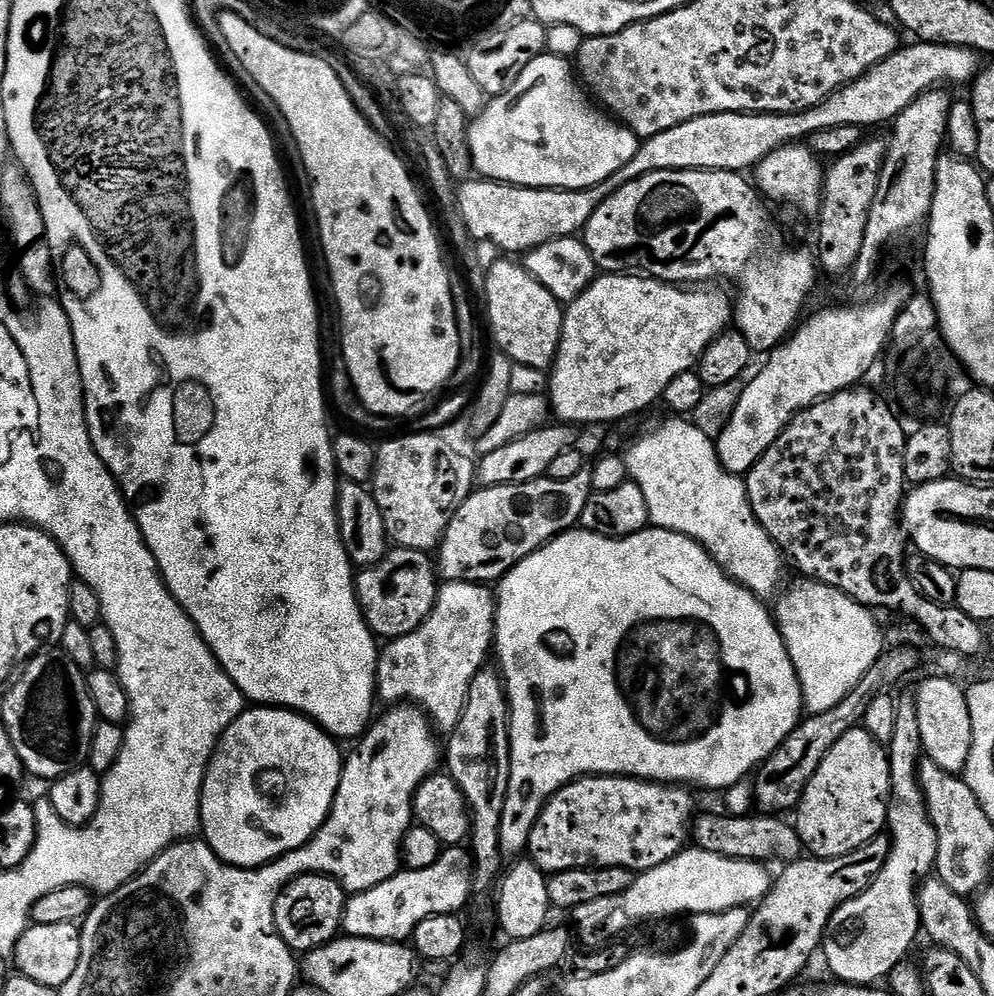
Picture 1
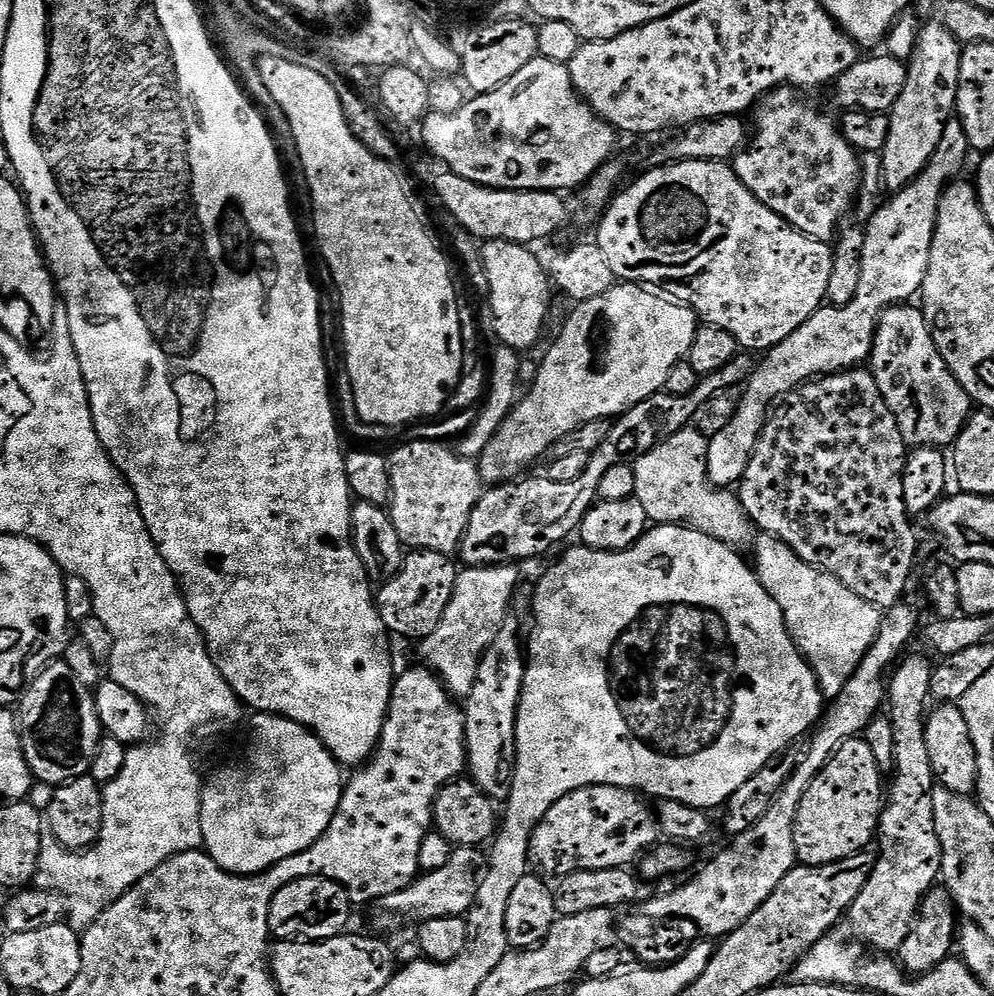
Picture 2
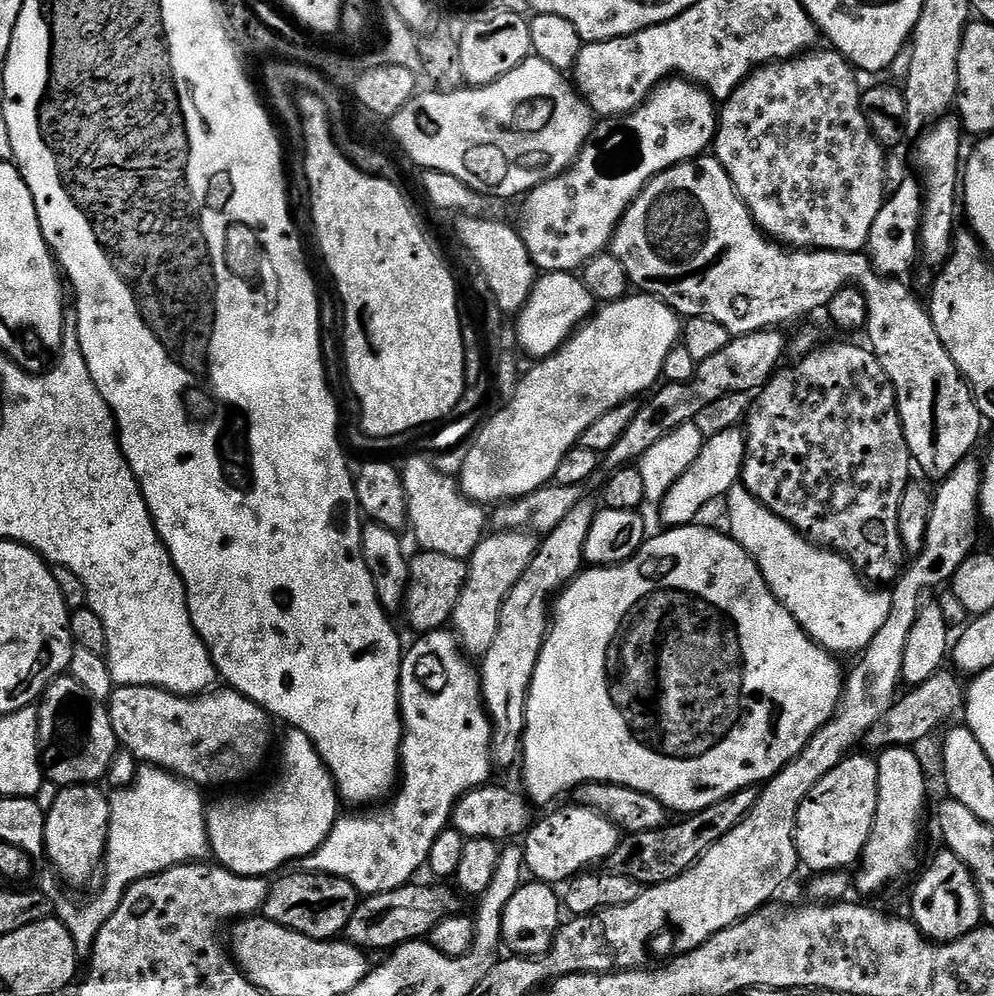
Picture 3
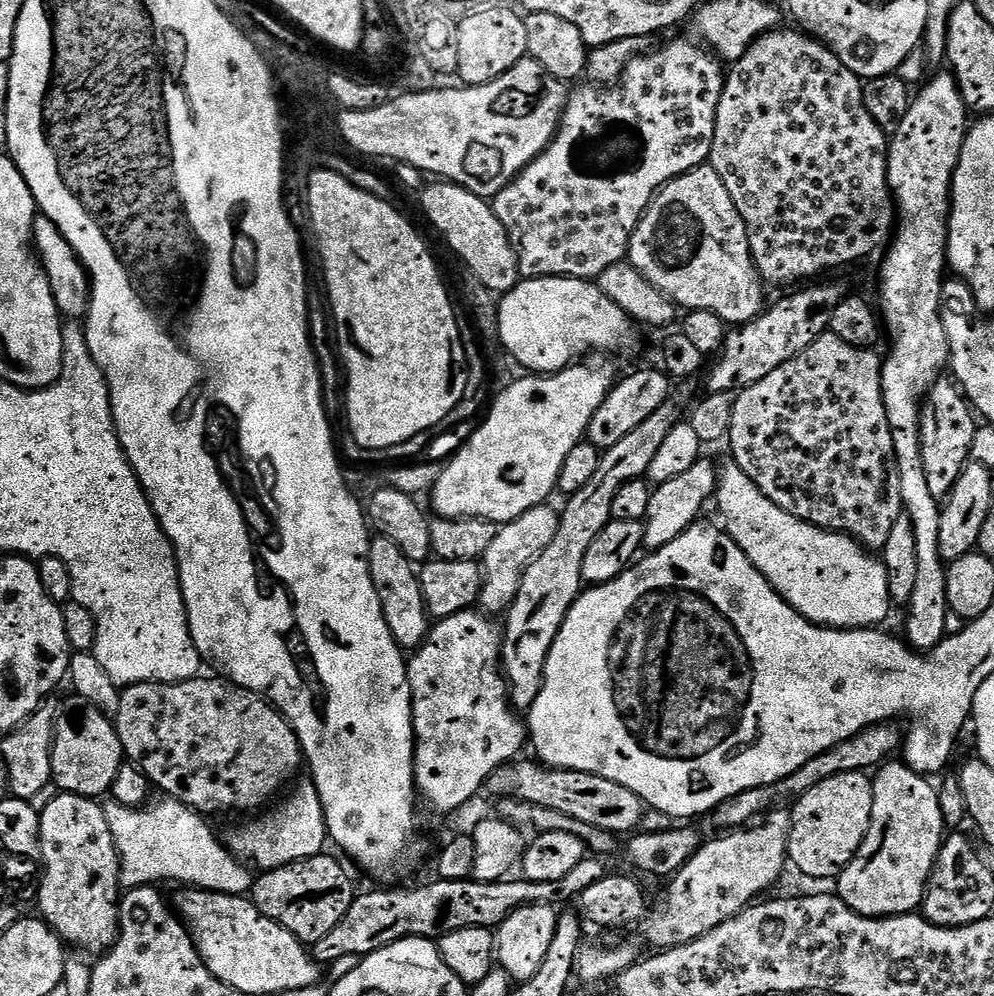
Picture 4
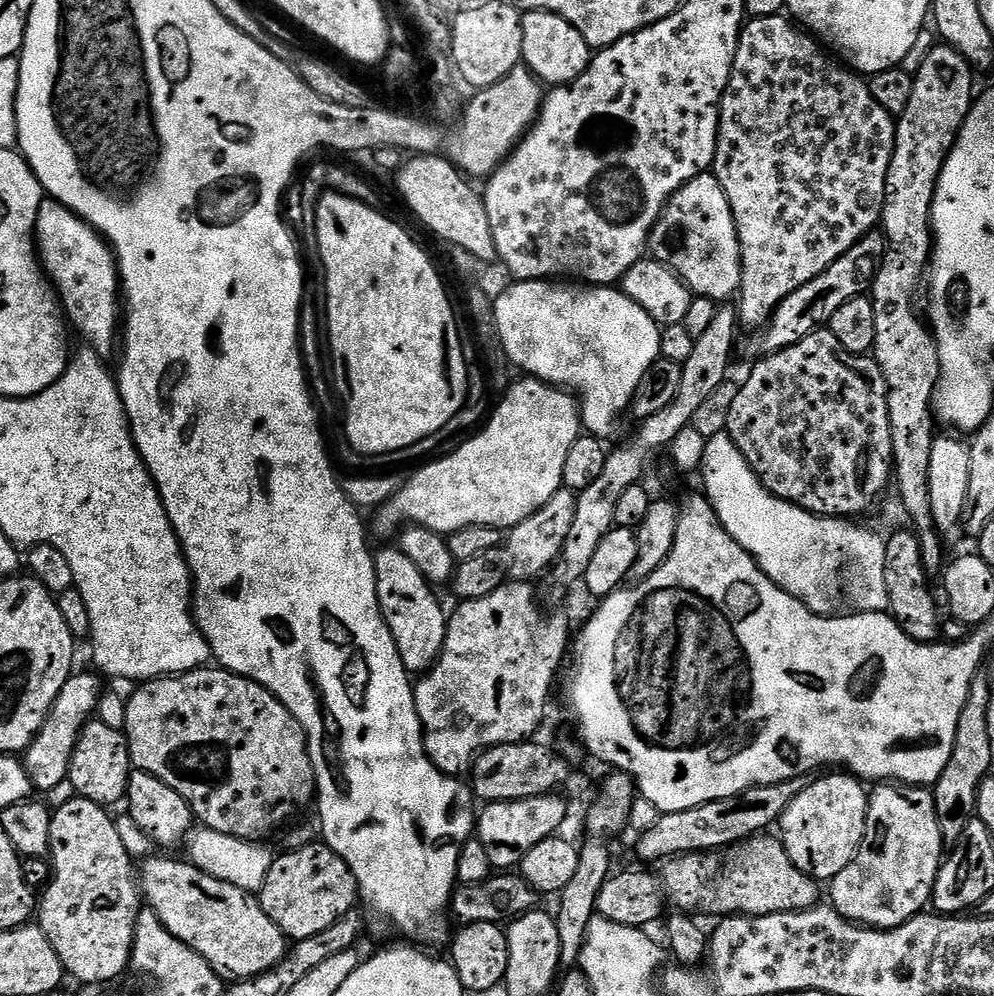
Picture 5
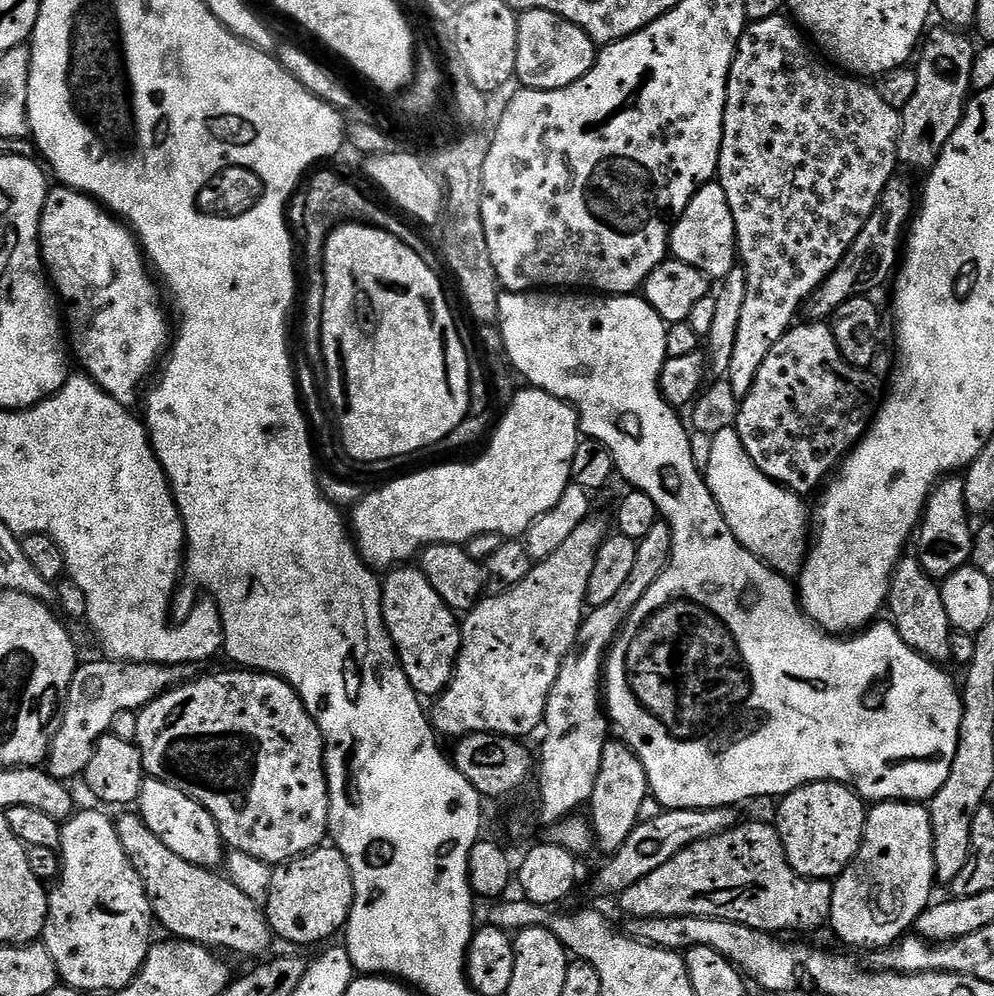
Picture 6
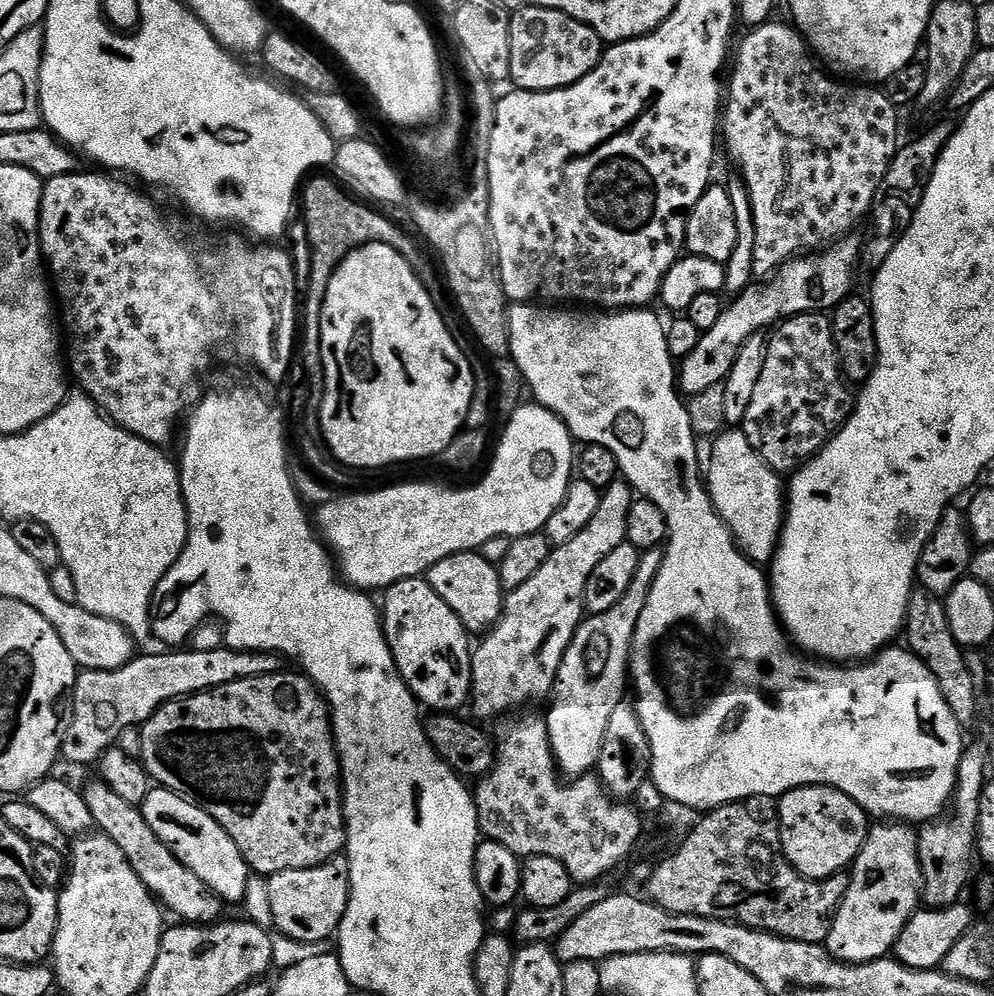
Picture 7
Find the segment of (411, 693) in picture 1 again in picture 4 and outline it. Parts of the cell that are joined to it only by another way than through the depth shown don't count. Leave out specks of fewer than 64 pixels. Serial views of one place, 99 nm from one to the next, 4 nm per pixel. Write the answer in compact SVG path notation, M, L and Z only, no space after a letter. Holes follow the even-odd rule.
M542 503L537 508L526 510L526 514L518 519L497 527L494 542L490 542L490 550L486 550L482 561L484 585L478 604L485 613L507 613L518 594L518 586L522 586L522 578L530 562L534 562L534 558L538 558L538 554L542 554L550 542L554 542L554 534L558 534L560 525L560 512L548 507L547 503Z

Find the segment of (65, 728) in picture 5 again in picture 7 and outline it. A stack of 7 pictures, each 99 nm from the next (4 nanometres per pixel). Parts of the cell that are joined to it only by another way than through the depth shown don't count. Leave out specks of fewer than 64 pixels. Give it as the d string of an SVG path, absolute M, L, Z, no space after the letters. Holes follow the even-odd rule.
M230 647L218 650L160 650L157 656L137 655L118 670L81 671L71 690L72 716L60 747L63 759L72 764L95 765L119 741L122 730L142 726L163 704L209 692L235 680L268 676L281 671L281 657L271 652L241 652Z

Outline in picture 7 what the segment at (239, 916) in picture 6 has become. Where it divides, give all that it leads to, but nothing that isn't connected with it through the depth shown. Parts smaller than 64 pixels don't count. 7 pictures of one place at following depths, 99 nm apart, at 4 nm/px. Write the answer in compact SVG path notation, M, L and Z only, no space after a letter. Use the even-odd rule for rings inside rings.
M93 778L88 785L83 785L82 791L86 798L86 806L90 806L93 825L103 835L109 836L114 846L122 850L122 854L126 854L134 874L142 878L148 891L167 911L169 908L180 919L177 921L188 926L207 926L221 919L222 901L220 897L215 896L208 889L206 882L202 882L202 878L198 878L194 870L186 870L186 866L178 862L174 853L160 841L158 834L150 830L143 811L139 807L122 802L122 798L118 798L118 794L114 794L110 786L99 778Z

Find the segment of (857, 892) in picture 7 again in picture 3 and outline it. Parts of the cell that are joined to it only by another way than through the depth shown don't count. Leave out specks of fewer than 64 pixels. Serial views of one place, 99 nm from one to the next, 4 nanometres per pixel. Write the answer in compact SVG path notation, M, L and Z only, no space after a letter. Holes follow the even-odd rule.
M885 748L875 757L878 766L878 806L874 826L864 847L864 854L854 872L854 888L864 896L876 896L883 888L900 880L916 864L916 847L920 844L920 823L928 804L924 785L924 768L912 748Z

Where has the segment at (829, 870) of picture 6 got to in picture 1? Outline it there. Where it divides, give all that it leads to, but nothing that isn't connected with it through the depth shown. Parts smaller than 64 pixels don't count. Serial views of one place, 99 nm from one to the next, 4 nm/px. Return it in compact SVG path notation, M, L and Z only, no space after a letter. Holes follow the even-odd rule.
M862 726L851 728L846 734L842 734L842 738L838 738L838 742L830 746L830 754L822 758L822 766L818 766L814 778L810 778L810 786L806 786L800 806L795 809L794 827L800 835L803 851L817 860L833 860L866 846L866 842L881 835L888 823L891 785L887 747L879 744Z

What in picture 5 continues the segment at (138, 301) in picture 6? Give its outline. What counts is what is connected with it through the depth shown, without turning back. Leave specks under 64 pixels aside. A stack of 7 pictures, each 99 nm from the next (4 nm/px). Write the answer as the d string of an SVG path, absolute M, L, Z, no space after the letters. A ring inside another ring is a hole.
M51 198L40 205L34 239L40 263L54 285L67 323L84 335L83 343L87 347L93 348L101 358L108 358L112 347L115 344L117 347L118 329L122 324L122 285L116 253L85 220Z

